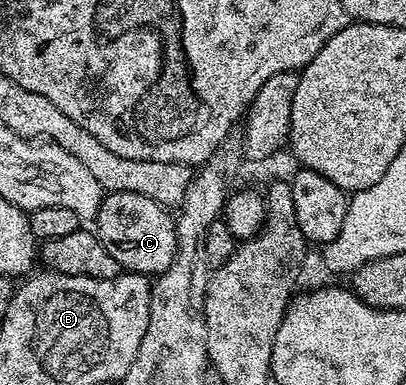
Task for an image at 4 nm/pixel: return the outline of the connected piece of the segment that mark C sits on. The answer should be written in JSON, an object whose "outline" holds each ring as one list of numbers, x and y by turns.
{"outline":[[135,192,106,193,102,197,95,219,95,233,103,248,111,252,125,272,156,276,171,268,171,260,175,260,177,255,177,223,174,215,155,200]]}

